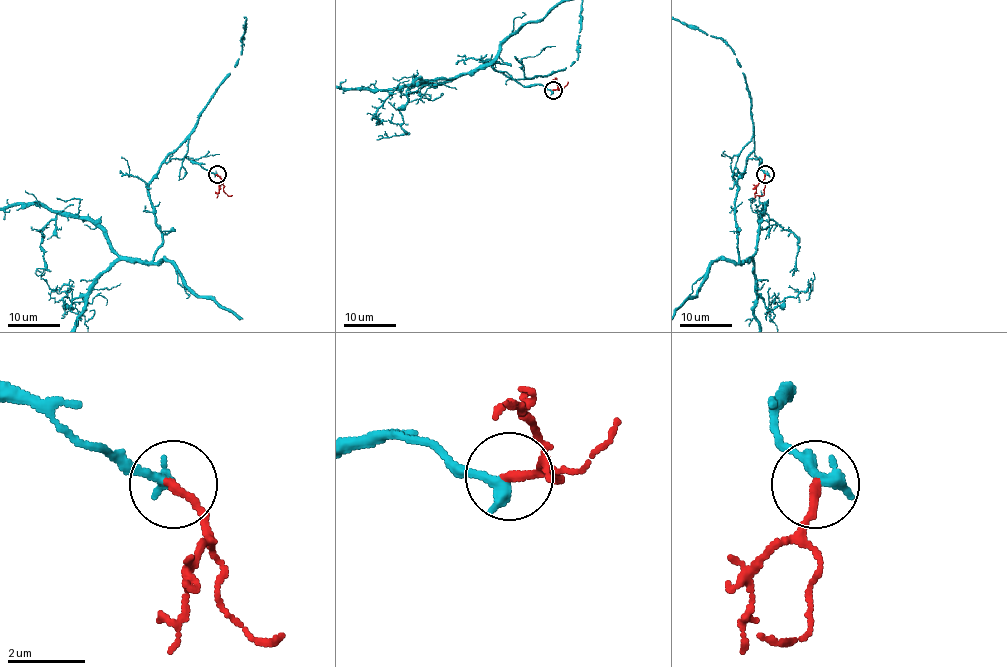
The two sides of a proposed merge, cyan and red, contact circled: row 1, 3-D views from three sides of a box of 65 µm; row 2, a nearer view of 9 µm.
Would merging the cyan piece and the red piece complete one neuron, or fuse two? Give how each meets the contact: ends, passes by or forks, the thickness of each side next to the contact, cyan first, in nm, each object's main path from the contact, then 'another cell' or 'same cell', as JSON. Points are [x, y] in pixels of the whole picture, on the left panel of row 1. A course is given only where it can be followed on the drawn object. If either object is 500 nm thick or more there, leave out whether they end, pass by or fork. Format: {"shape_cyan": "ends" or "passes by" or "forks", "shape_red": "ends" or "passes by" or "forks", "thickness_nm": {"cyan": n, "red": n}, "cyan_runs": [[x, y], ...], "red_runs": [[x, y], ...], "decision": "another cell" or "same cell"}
{"shape_cyan": "ends", "shape_red": "ends", "thickness_nm": {"cyan": 360, "red": 220}, "red_runs": [[217, 175], [227, 195], [232, 195]], "decision": "same cell"}

